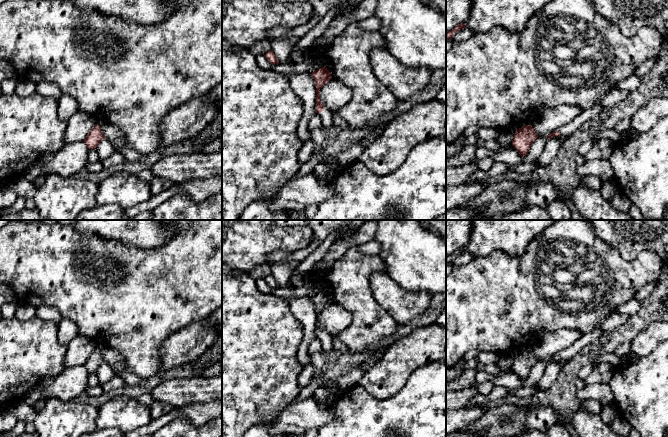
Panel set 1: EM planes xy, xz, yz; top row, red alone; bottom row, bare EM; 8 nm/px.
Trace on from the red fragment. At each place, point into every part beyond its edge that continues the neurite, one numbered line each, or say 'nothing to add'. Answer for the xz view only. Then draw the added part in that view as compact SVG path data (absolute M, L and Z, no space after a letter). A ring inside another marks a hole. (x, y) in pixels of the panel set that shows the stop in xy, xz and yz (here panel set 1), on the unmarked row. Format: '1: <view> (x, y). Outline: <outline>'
1: xz (326, 341). Outline: M324 332L323 336L317 337L317 338L321 341L323 351L328 352L334 348L333 343L332 343L332 339L327 332Z

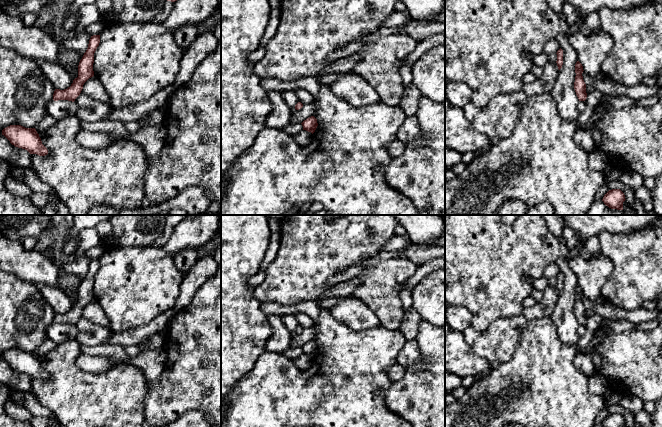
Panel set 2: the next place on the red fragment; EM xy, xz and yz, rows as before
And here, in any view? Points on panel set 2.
nothing to add

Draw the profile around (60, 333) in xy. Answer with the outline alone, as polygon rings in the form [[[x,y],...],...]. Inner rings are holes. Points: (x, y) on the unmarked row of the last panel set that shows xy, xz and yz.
[[[68,324],[54,325],[49,331],[49,336],[58,344],[68,340],[76,340],[78,334],[78,329]]]

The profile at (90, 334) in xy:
[[[83,314],[75,323],[75,328],[79,334],[76,341],[84,346],[97,346],[105,343],[105,341],[113,334],[110,328],[102,327],[87,320]]]

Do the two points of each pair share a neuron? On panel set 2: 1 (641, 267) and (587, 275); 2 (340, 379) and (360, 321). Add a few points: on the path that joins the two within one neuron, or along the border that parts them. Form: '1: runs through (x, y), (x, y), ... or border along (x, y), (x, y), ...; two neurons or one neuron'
1: border along (601, 250), (613, 270), (600, 292); two neurons
2: border along (336, 319), (355, 330), (365, 330), (380, 325); two neurons

